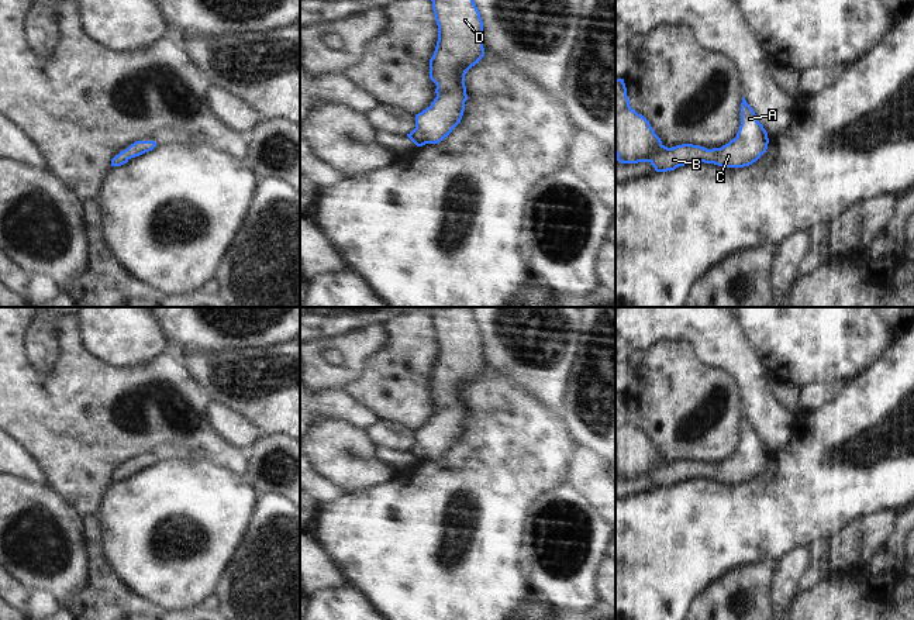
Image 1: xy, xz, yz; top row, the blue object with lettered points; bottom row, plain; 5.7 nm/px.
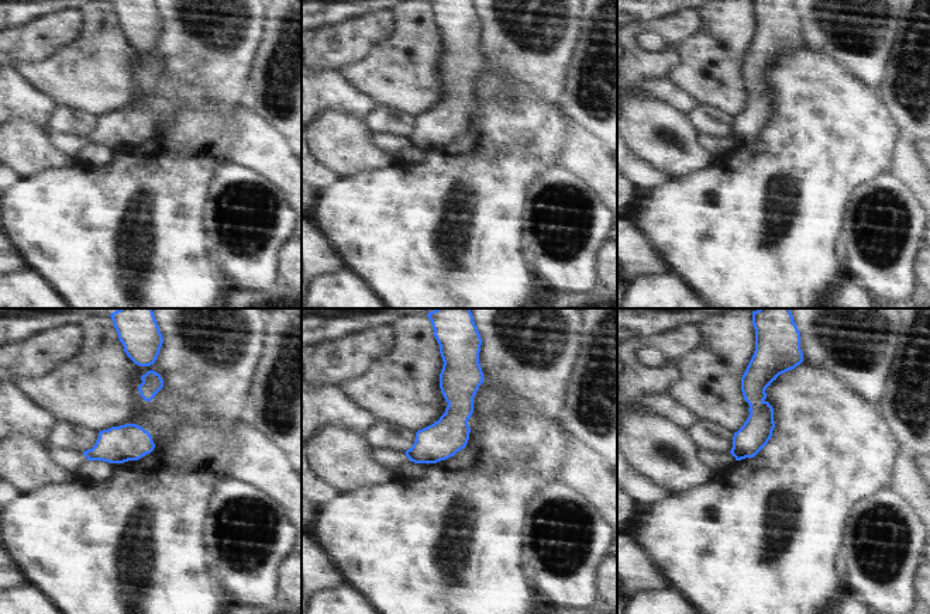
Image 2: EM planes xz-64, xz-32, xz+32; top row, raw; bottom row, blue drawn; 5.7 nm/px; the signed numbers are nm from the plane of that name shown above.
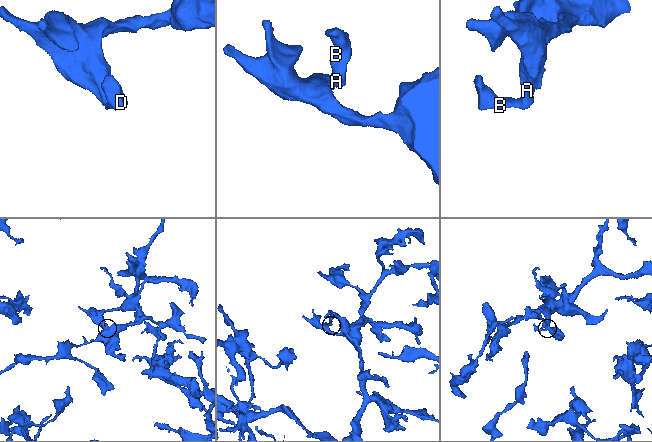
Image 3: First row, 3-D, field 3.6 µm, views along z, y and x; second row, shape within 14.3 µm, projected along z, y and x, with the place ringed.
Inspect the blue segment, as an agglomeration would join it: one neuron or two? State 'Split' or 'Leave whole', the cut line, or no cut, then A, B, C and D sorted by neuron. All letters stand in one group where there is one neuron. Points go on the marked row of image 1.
Leave whole. No split. Groups: A B C D.

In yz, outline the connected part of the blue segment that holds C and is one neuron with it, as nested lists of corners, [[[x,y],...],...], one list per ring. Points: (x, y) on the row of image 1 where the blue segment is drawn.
[[[615,79],[615,155],[621,163],[649,162],[656,172],[699,162],[744,168],[756,162],[766,152],[768,144],[766,130],[742,97],[741,125],[728,144],[713,149],[693,144],[668,148],[649,121],[631,108],[624,79]]]

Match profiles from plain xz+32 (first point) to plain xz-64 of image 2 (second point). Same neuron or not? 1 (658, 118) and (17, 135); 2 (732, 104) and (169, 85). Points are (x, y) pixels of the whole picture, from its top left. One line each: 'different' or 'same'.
1: same
2: same

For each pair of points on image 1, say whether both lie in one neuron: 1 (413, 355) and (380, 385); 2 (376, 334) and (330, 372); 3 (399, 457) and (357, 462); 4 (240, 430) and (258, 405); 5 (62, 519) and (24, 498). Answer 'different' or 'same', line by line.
1: same
2: same
3: different
4: different
5: same

